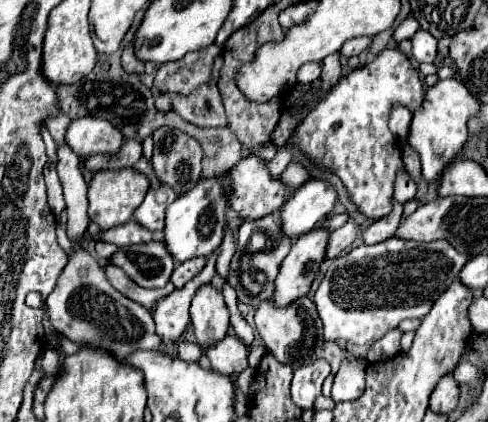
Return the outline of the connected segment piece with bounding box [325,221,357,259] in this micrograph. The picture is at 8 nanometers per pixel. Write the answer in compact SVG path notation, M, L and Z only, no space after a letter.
M347 221L343 227L331 231L329 233L329 249L327 249L325 257L333 259L333 257L341 255L343 251L347 251L351 247L355 237L357 237L357 225L353 221Z

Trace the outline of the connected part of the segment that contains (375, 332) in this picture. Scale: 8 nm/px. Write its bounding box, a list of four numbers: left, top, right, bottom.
[315,237,471,345]

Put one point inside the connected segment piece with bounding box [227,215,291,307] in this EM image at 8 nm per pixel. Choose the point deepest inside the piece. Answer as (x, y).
(251, 275)

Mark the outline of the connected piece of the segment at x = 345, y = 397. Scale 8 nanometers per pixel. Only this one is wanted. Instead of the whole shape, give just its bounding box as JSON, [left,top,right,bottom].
[333,361,365,401]

